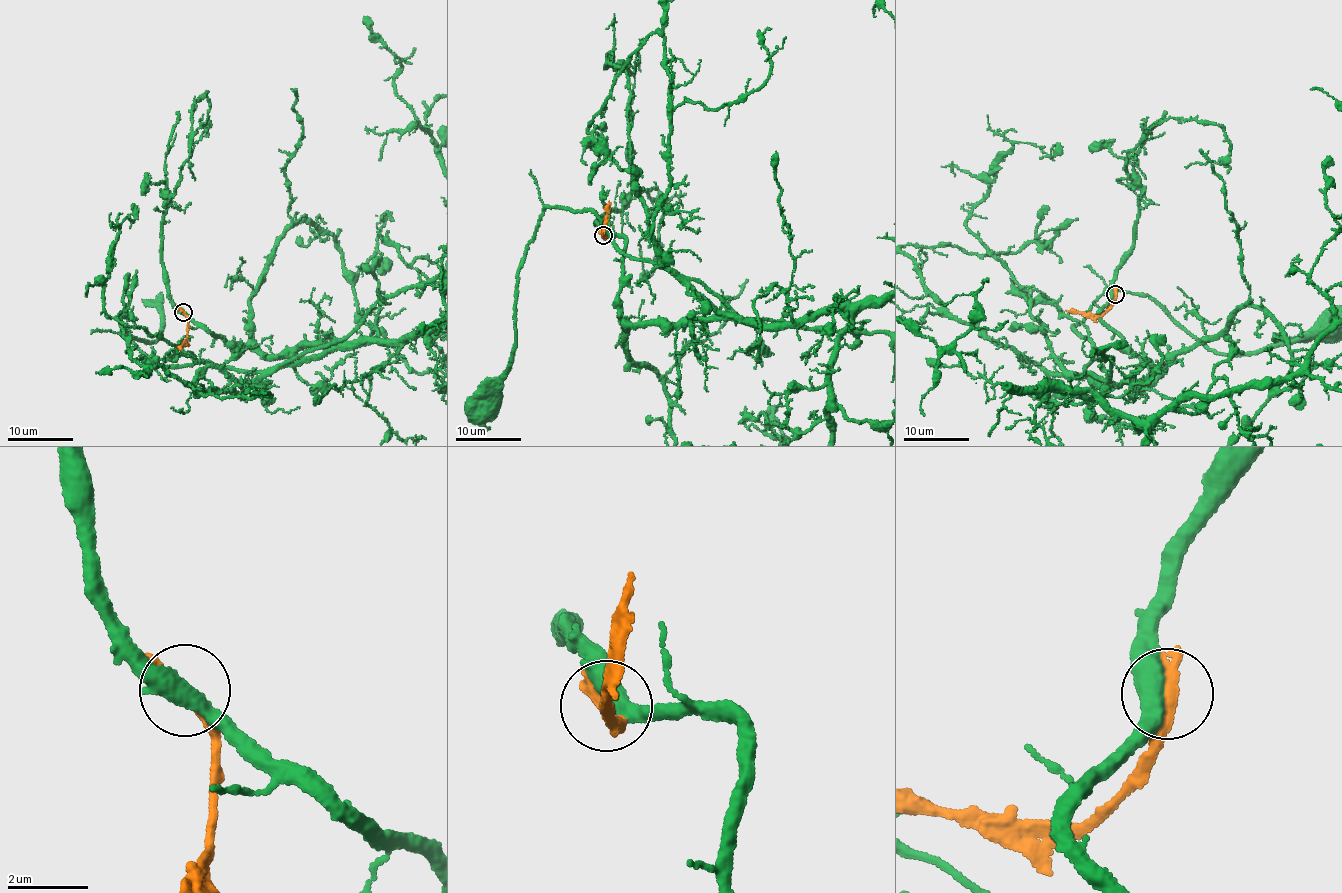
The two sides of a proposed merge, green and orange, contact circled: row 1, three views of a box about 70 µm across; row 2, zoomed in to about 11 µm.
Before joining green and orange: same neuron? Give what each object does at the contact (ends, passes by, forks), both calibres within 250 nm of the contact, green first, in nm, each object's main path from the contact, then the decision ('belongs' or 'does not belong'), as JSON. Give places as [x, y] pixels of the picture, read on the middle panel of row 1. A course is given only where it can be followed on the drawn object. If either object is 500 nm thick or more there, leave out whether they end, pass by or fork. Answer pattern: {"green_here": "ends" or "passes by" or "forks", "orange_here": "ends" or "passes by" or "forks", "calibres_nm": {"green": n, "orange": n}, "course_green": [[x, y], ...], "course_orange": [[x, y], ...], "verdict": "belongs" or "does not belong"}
{"green_here": "passes by", "orange_here": "ends", "calibres_nm": {"green": 460, "orange": 340}, "course_green": [[602, 234], [625, 240], [625, 323], [717, 313], [590, 211], [547, 207], [483, 406]], "course_orange": [[602, 235], [604, 237], [609, 201]], "verdict": "does not belong"}

